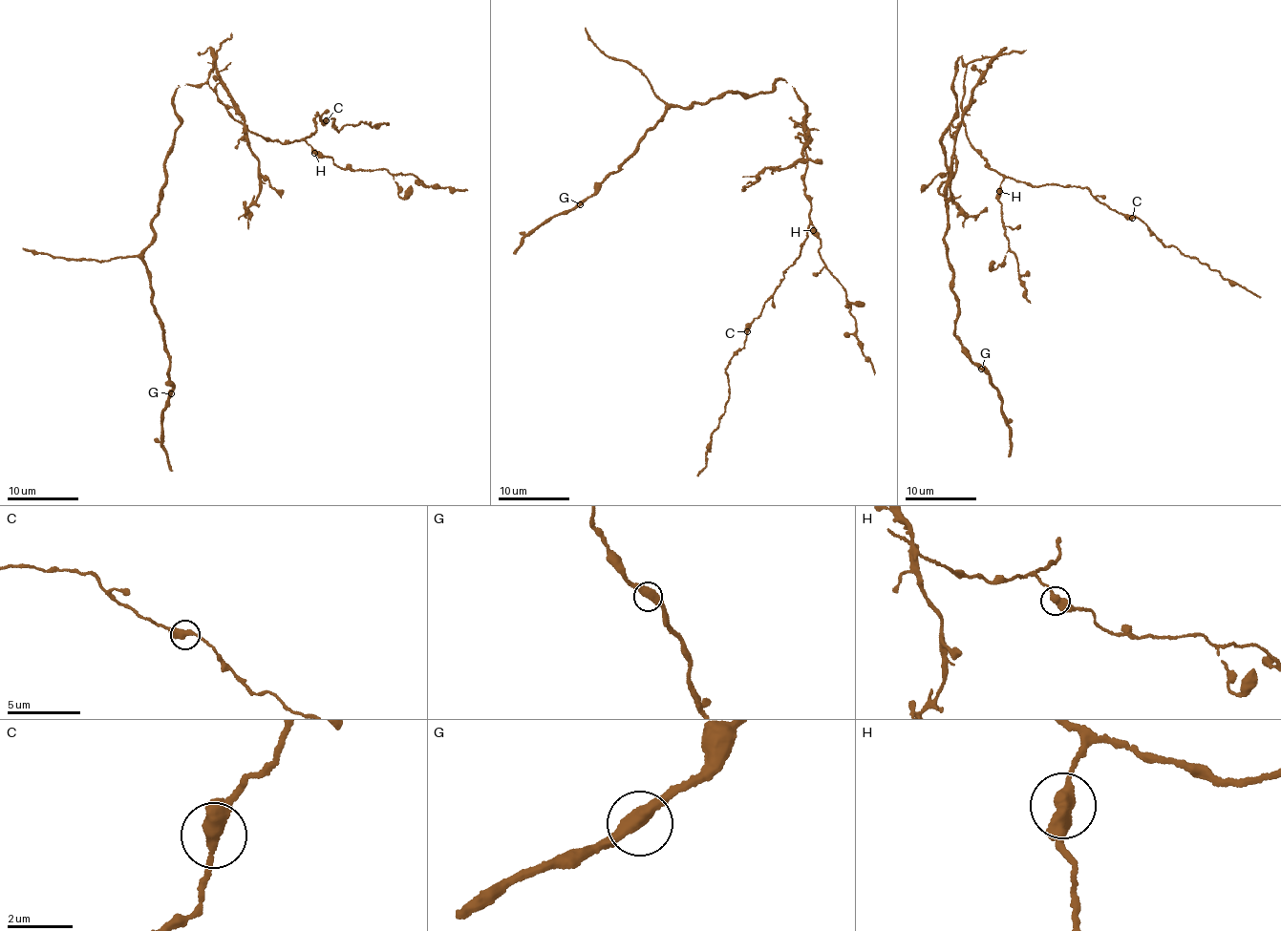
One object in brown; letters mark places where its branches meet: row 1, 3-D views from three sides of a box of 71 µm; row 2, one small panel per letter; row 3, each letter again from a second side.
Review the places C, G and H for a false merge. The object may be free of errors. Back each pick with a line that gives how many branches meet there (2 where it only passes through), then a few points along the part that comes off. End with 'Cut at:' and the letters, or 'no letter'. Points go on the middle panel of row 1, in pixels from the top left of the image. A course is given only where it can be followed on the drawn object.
Cut at: no letter

